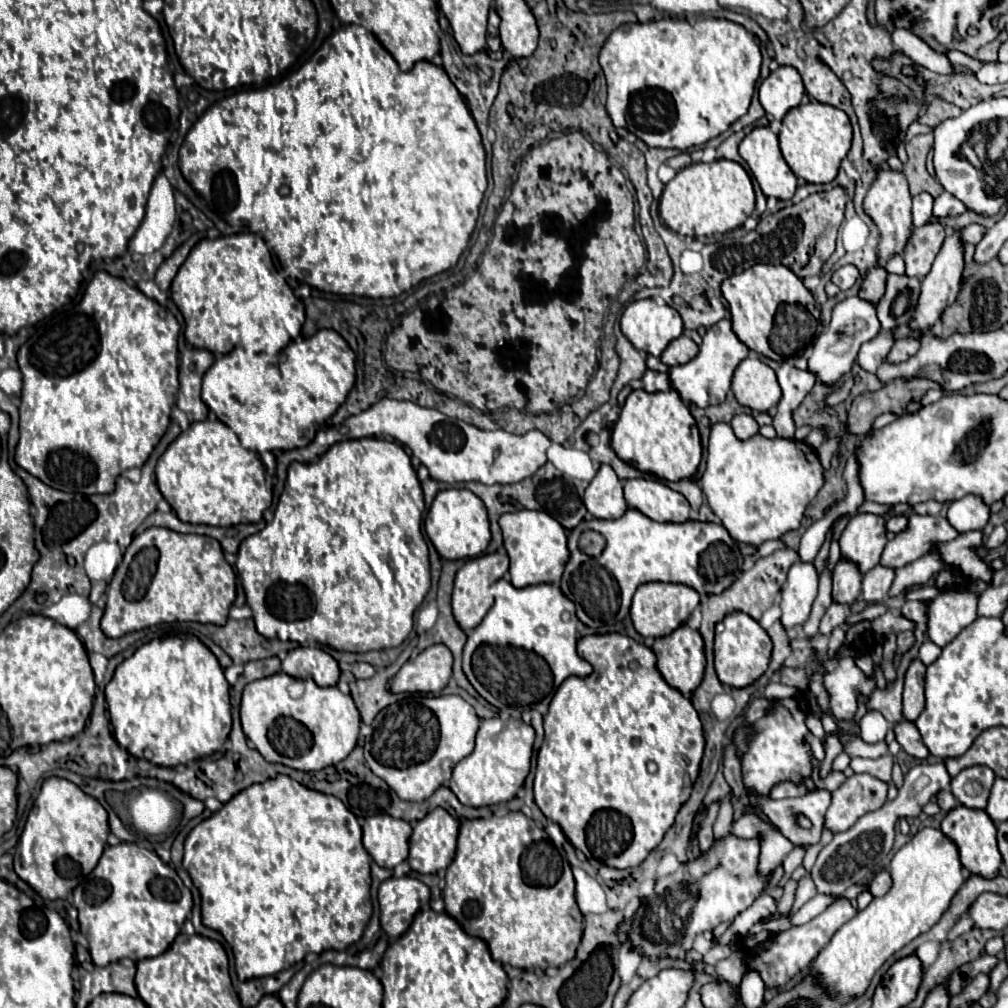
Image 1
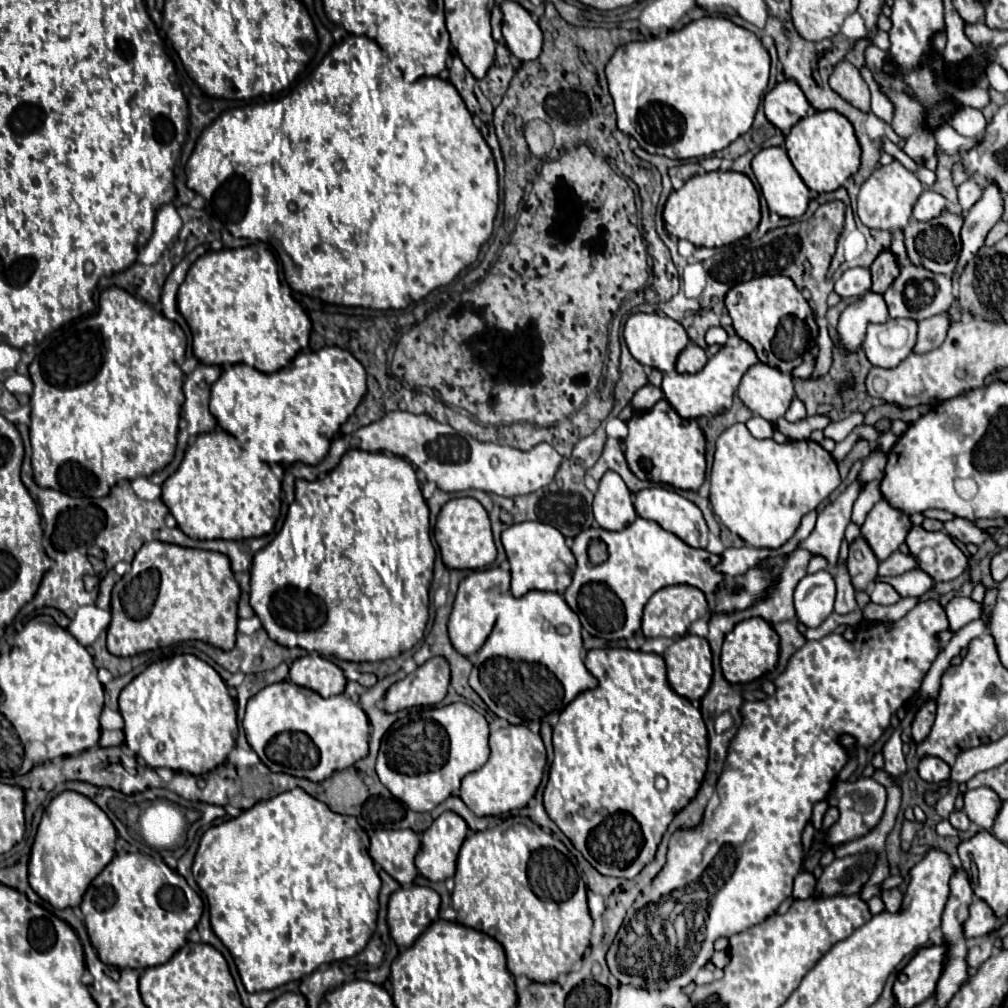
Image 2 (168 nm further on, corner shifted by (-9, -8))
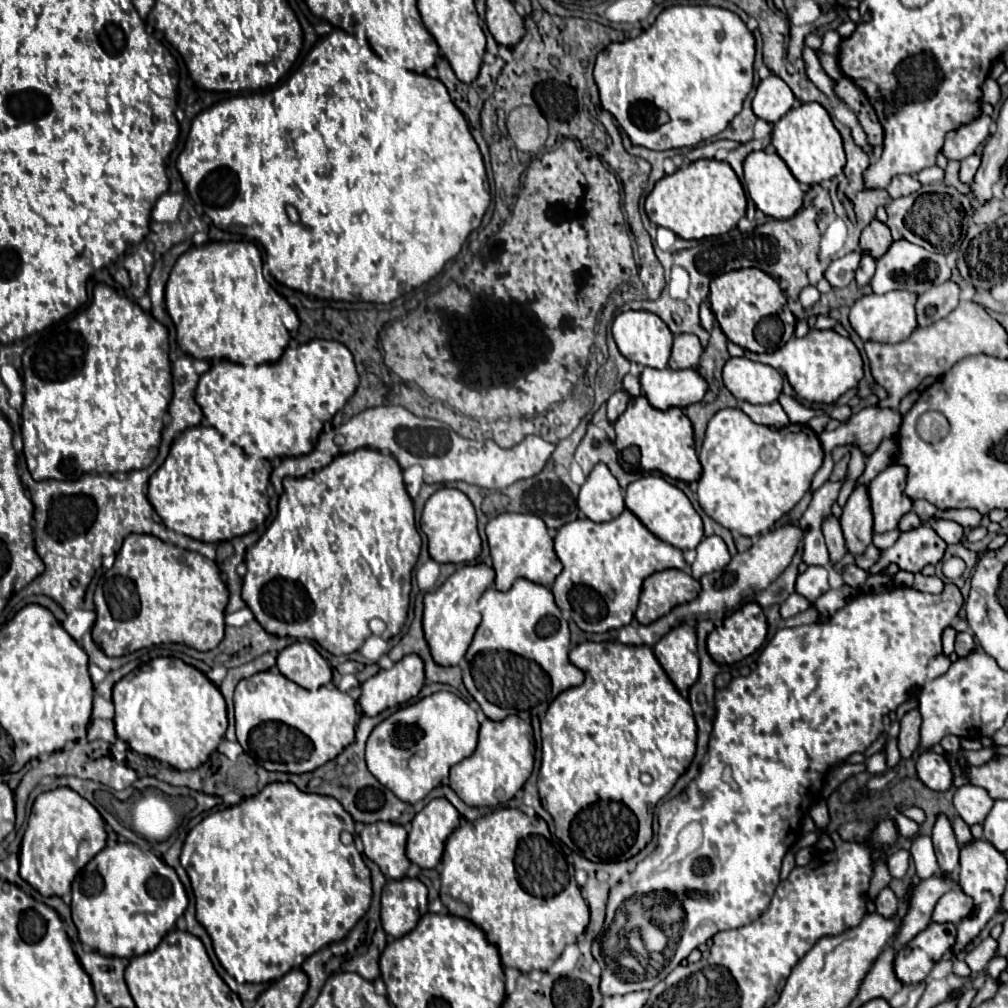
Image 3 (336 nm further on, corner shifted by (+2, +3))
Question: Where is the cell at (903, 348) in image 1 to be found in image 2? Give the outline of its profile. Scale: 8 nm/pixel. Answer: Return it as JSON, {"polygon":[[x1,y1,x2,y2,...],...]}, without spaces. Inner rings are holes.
{"polygon":[[939,314,927,320,919,322,919,332,917,332,917,344,913,348,915,354,925,354,931,352,935,348,939,348,939,344,945,340,947,336,947,328,949,328,949,318,947,314]]}

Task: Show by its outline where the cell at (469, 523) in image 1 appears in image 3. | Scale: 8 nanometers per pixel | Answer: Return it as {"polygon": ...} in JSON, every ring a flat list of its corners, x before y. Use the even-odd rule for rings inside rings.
{"polygon":[[438,489,424,505,420,529,428,537,430,557,438,563,468,563,480,553,480,535,476,529,476,511,470,499,458,489]]}

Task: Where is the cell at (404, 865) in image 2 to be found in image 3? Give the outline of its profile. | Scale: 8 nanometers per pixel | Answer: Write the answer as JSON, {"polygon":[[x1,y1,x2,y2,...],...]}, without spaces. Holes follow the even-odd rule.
{"polygon":[[378,821,366,825,360,833,364,855,372,859,380,871,390,879,404,879,410,867,406,857,406,829,402,825]]}

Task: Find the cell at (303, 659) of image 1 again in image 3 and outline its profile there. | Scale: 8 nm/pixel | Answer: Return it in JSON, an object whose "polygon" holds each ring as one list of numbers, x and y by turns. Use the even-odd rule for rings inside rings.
{"polygon":[[296,641,278,653,278,671,304,689,318,689,332,681,332,669,326,659,308,643]]}

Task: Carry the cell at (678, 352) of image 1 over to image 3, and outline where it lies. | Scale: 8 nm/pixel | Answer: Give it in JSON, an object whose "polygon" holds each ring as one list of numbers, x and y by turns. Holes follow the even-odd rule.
{"polygon":[[676,335,674,345,672,345,672,355,670,355,670,367,672,369,694,369,700,363,702,355,702,345,698,337,692,335]]}

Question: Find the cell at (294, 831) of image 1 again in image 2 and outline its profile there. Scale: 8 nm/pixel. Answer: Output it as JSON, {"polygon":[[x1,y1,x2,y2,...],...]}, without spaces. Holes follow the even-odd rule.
{"polygon":[[293,788,293,790,287,790,283,794,273,796,269,800,257,802,253,808,243,810,237,818,227,820,219,826,213,826,203,834,203,838,199,842,199,850,195,854,195,862,193,862,193,876,195,876,195,882,199,884,199,888,203,890,203,894,207,896,211,928,217,934,217,938,229,948,247,992,263,992,263,990,271,990,271,988,283,986,287,982,299,980,305,974,311,974,313,970,317,970,321,964,351,958,367,946,371,934,375,932,377,910,379,910,377,896,379,896,379,888,381,888,379,874,375,870,373,860,367,854,367,848,369,848,367,831,359,826,355,816,343,816,343,814,337,814,337,812,329,810,327,804,323,804,317,798,309,796,301,788]]}

